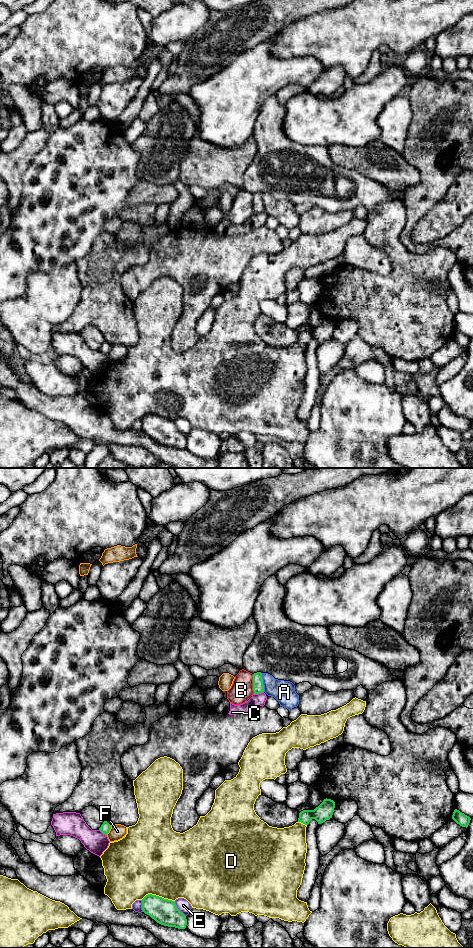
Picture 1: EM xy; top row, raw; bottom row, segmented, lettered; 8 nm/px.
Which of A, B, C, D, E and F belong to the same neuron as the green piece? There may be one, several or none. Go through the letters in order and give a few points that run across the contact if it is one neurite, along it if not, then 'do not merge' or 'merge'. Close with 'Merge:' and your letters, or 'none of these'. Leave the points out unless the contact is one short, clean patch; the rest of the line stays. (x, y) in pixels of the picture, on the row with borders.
A: do not merge
B: do not merge
C: do not merge
D: do not merge
E: do not merge
F: do not merge
Merge: none of these

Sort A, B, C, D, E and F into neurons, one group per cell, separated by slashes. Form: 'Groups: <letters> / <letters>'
Groups: A / B / C / D / E / F

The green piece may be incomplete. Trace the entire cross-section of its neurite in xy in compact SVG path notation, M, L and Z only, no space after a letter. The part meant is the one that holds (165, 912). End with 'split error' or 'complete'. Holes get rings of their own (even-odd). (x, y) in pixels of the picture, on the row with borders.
M148 894L142 900L142 910L157 923L185 929L187 925L186 916L177 908L175 901Z | complete

